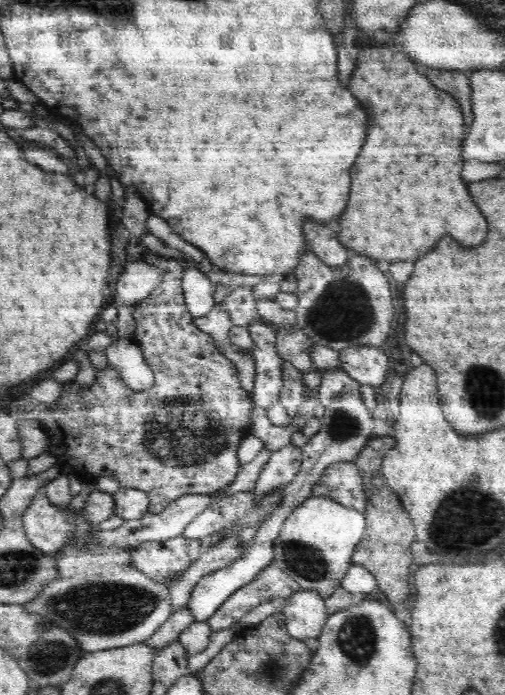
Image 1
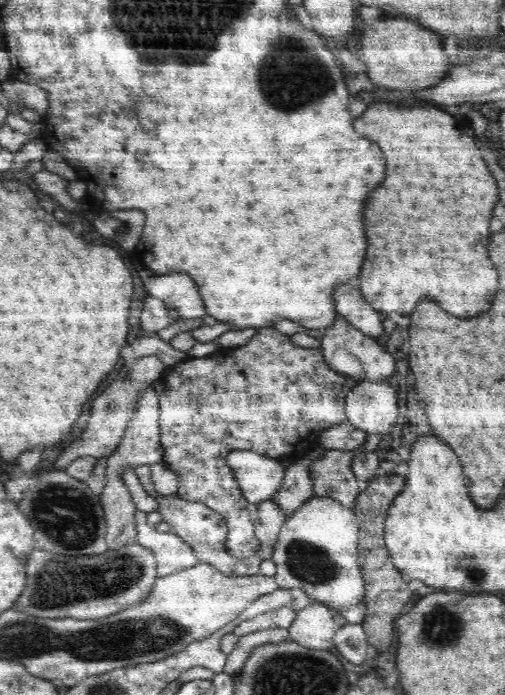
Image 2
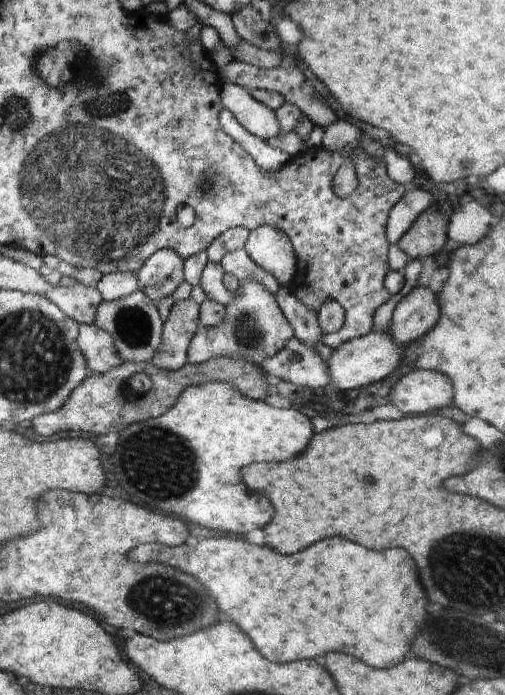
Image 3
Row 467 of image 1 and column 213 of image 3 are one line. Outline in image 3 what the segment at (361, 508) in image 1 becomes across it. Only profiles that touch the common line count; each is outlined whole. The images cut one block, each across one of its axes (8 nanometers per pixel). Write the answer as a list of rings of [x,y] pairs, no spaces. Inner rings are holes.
[[[248,278],[246,282],[239,282],[238,290],[229,294],[224,301],[226,316],[224,322],[216,328],[199,326],[194,338],[190,341],[187,352],[187,362],[202,364],[210,358],[227,356],[228,358],[246,358],[257,361],[258,359],[272,358],[284,347],[291,345],[295,339],[294,330],[287,318],[282,314],[275,296],[264,288],[256,278]]]

